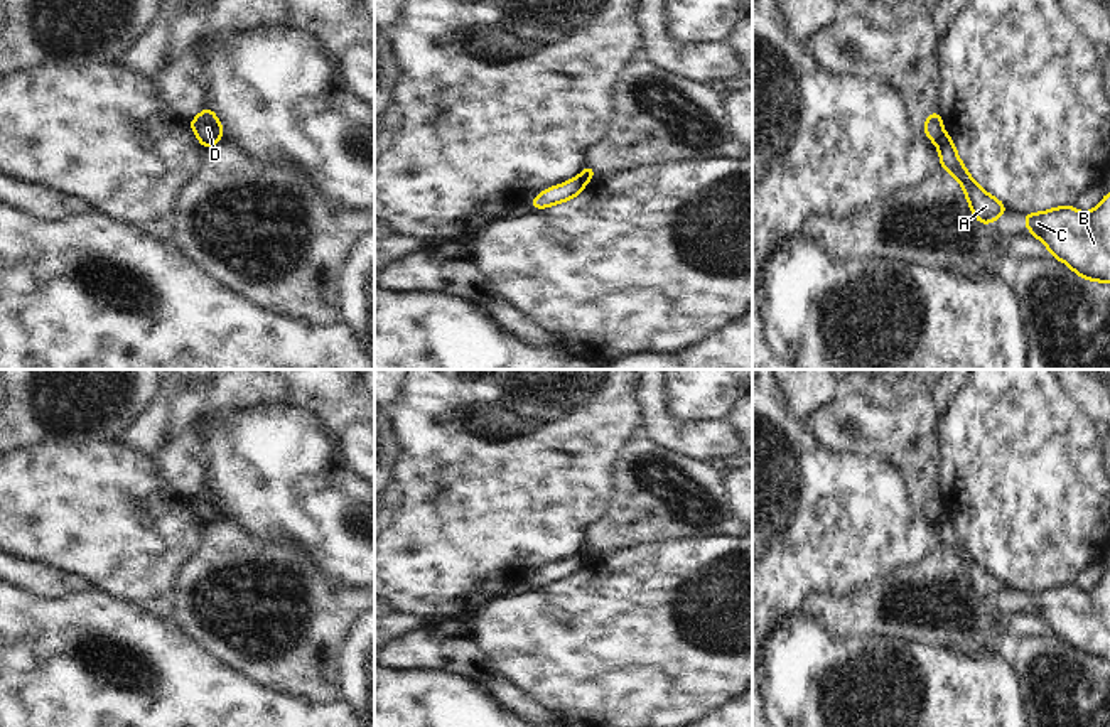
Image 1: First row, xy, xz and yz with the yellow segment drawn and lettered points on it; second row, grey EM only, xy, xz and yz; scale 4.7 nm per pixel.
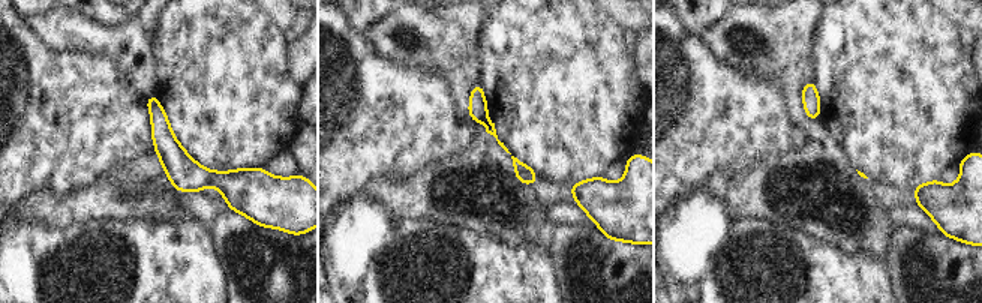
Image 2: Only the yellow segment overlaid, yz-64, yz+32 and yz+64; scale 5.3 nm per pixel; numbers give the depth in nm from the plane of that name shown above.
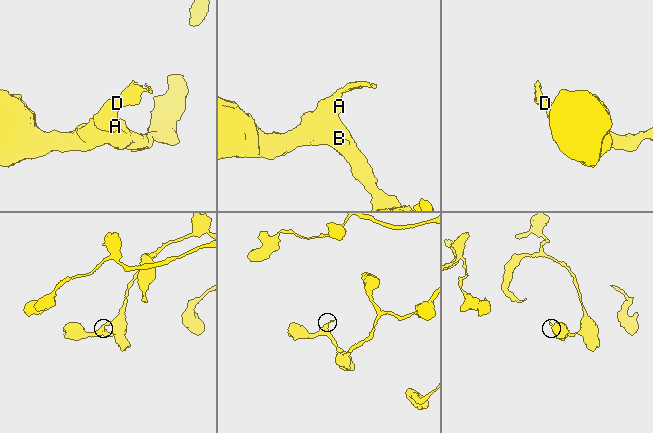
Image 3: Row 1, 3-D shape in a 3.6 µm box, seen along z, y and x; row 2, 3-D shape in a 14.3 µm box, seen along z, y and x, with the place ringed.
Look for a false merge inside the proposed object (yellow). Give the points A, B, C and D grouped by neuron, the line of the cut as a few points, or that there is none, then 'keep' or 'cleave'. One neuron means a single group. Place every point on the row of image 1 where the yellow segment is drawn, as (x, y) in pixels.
A B C / D; cut in yz along (943, 132), (937, 144); cleave

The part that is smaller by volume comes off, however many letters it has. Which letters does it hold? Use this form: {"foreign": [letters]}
{"foreign": ["D"]}

